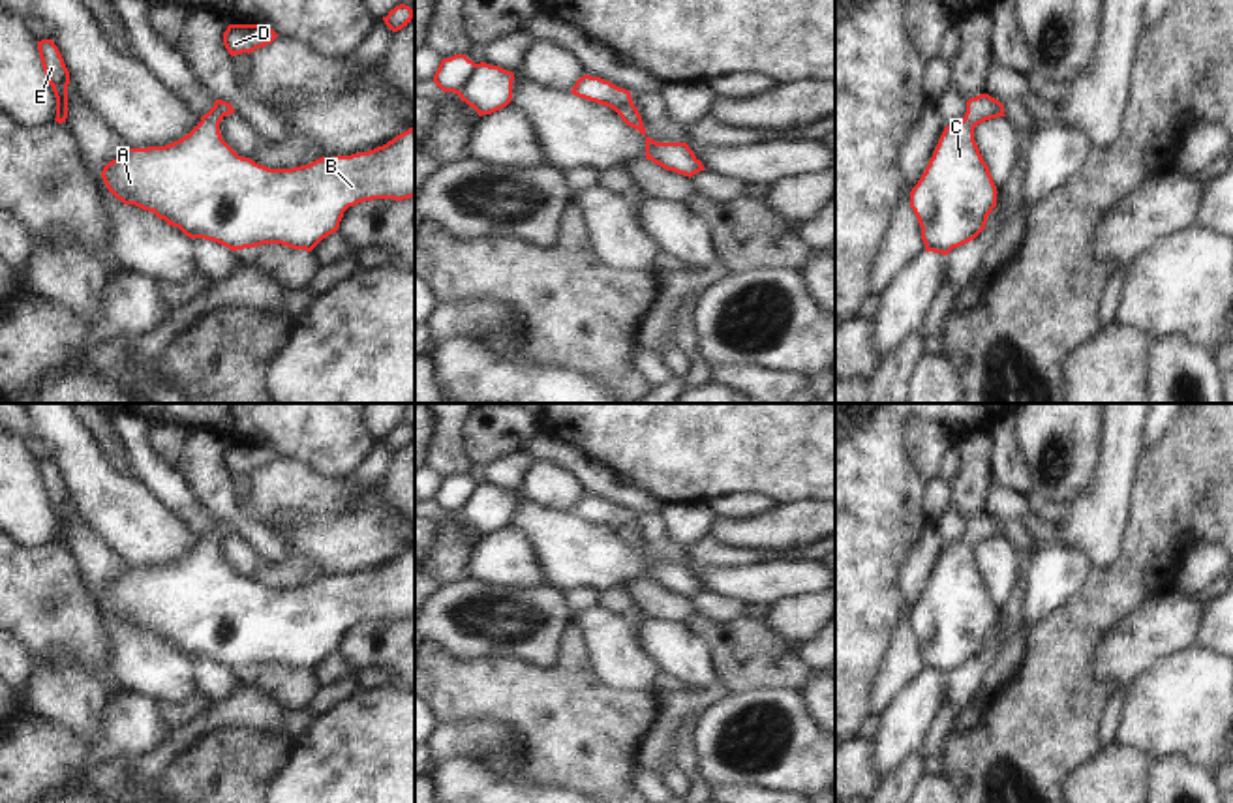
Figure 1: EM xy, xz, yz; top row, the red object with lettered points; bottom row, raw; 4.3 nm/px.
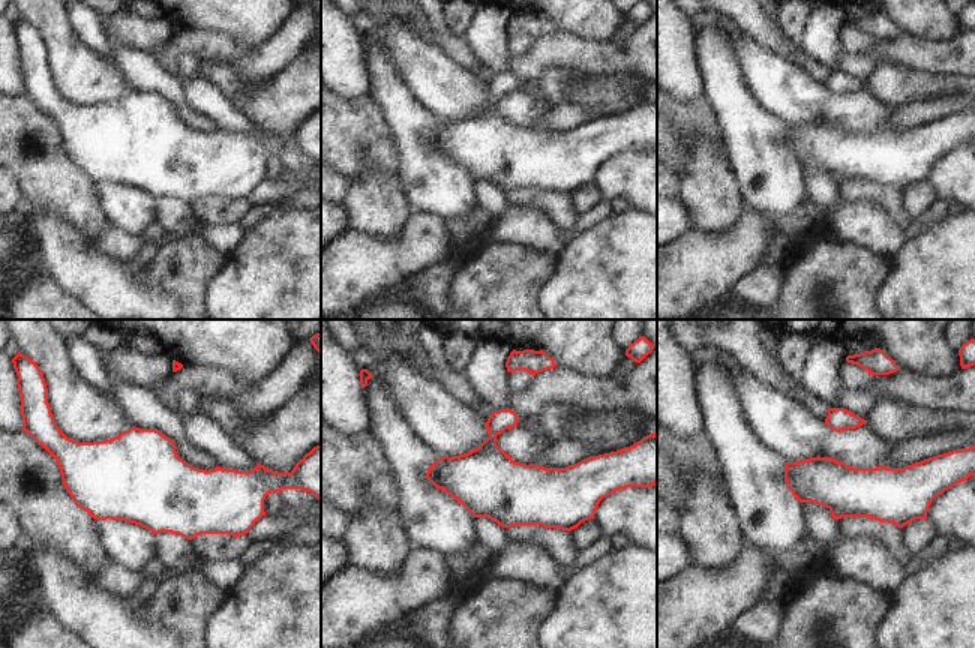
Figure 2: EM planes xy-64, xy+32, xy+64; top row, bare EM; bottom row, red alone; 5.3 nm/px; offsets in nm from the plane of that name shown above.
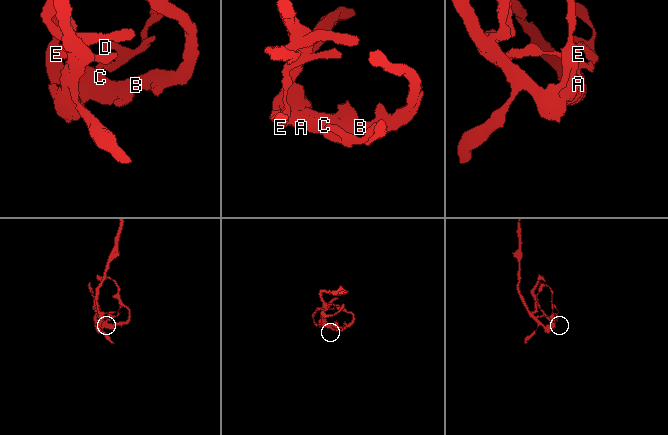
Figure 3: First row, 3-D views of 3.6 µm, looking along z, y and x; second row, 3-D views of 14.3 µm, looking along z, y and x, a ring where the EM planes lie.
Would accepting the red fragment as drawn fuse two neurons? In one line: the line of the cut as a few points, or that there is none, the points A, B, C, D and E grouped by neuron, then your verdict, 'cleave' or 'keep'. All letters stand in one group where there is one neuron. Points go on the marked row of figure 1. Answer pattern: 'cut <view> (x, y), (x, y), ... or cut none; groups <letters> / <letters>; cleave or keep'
cut none; groups A B C D E; keep

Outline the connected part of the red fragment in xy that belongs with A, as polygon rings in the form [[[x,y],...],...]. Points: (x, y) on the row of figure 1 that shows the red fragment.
[[[216,99],[182,139],[165,146],[126,148],[101,171],[107,189],[124,205],[154,212],[190,238],[212,240],[233,251],[263,244],[312,251],[338,231],[349,206],[415,197],[415,128],[368,152],[323,156],[293,169],[268,169],[238,156],[221,139],[220,122],[233,113],[231,103]]]

